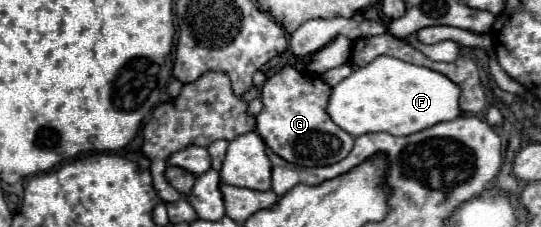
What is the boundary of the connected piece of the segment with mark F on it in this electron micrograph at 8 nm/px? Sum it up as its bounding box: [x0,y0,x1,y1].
[328,56,462,138]

